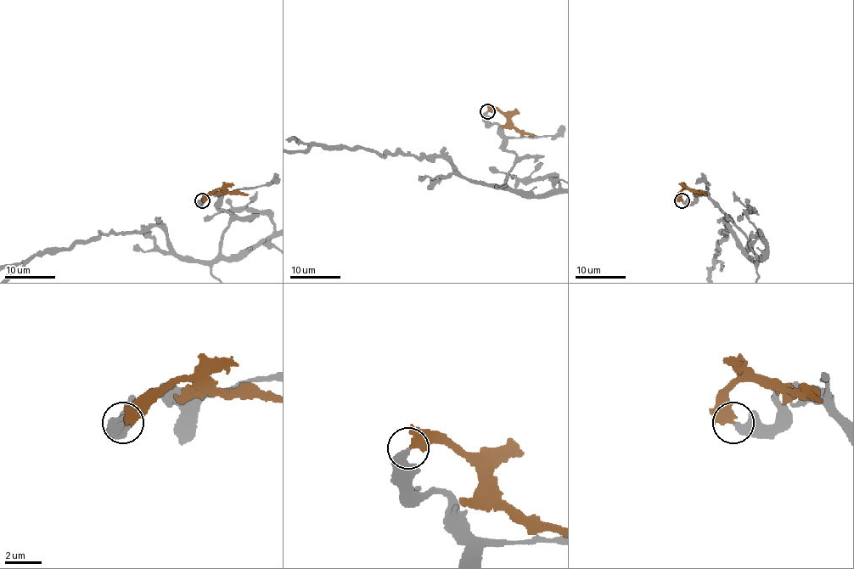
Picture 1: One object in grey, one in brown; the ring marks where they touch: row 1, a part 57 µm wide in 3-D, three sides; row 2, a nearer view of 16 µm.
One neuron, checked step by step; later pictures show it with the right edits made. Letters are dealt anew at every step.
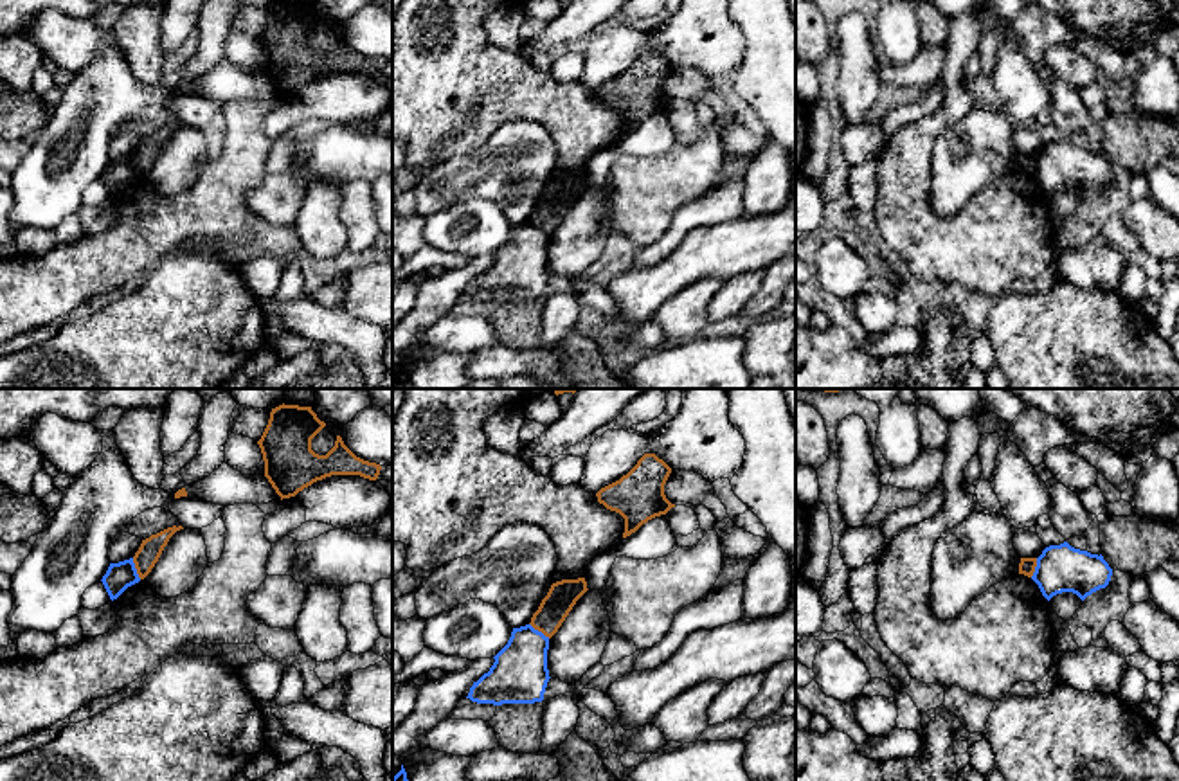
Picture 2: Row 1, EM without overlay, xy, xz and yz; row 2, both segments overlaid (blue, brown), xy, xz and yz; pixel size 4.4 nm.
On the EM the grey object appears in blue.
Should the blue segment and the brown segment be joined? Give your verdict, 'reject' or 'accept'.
reject

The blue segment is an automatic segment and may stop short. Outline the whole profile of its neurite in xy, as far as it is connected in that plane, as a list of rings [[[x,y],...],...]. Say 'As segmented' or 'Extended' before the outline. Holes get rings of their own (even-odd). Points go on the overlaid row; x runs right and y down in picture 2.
As segmented. [[[133,558],[119,561],[119,563],[110,563],[101,581],[110,599],[112,601],[117,599],[128,587],[140,581]]]

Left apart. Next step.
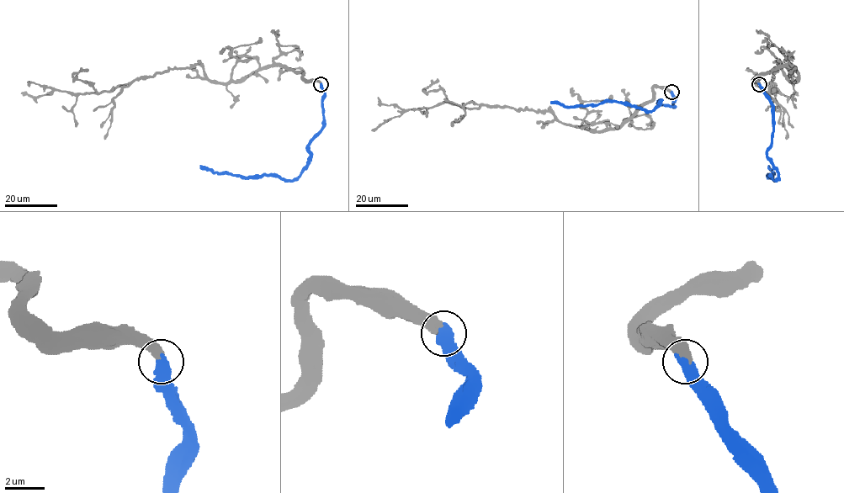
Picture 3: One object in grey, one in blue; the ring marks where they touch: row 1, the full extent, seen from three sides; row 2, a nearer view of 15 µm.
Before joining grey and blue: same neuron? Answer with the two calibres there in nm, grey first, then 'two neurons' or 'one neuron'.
500/600 nm | one neuron

